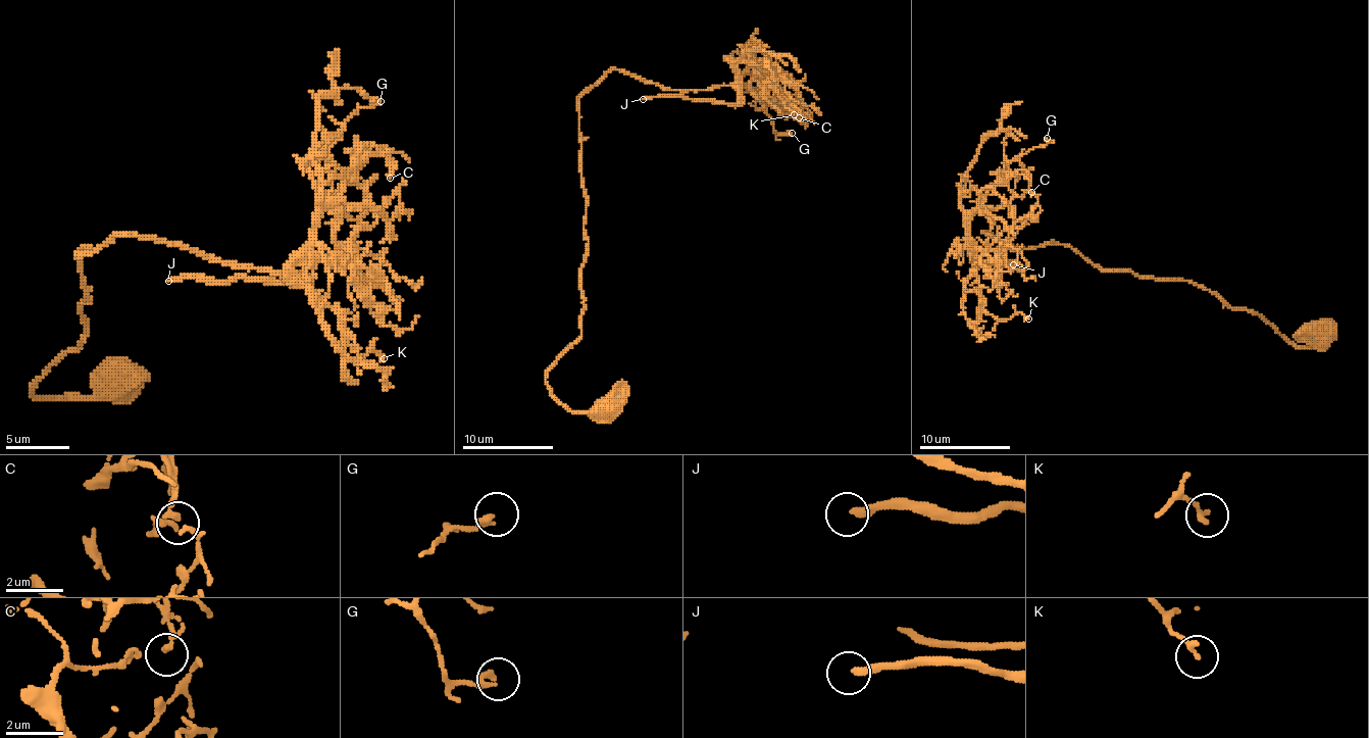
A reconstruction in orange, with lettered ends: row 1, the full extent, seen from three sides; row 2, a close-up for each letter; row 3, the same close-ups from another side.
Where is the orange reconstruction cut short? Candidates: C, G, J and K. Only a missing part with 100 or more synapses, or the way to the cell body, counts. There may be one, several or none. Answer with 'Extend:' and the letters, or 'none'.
Extend: J

